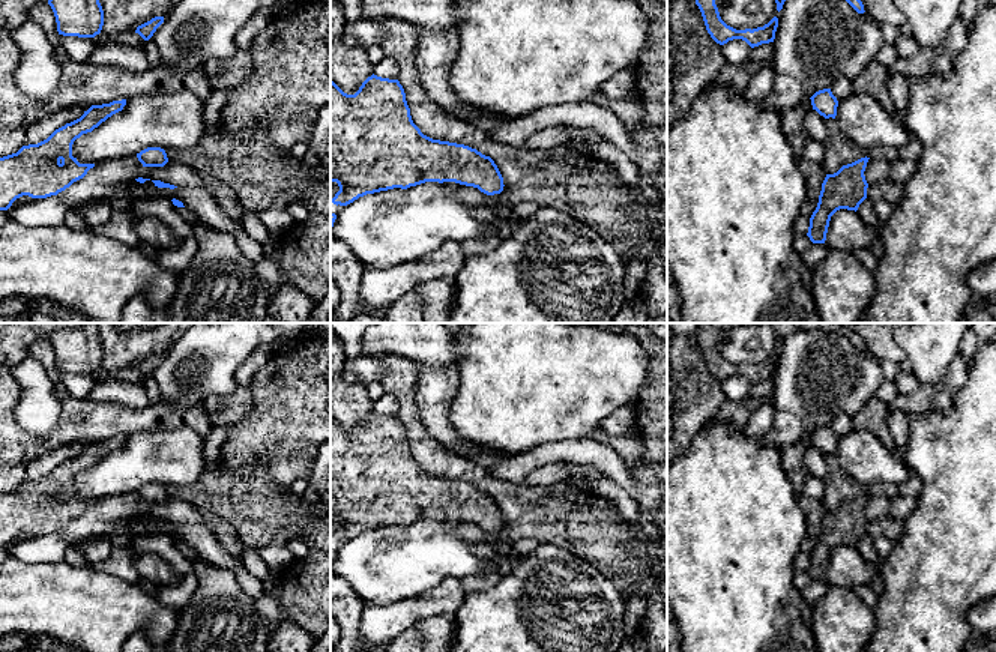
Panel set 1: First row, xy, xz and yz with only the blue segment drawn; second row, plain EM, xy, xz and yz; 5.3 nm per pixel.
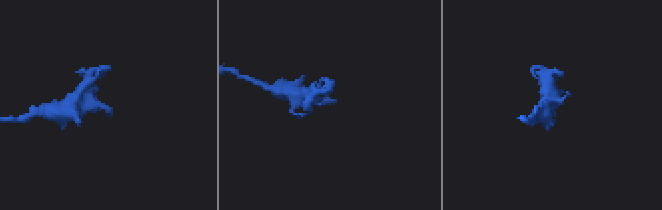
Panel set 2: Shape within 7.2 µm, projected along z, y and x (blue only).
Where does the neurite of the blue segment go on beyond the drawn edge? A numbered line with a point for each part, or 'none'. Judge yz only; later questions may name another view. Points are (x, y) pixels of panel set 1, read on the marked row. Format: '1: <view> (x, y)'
none

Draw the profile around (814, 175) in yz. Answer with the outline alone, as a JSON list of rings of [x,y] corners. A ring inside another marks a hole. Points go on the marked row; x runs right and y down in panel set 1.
[[[802,155],[798,156],[798,165],[802,174],[805,176],[805,185],[807,185],[807,198],[801,206],[799,215],[810,219],[817,207],[826,171],[820,164],[816,164]]]

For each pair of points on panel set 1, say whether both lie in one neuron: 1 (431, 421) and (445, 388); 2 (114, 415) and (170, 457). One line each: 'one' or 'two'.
1: one
2: two

